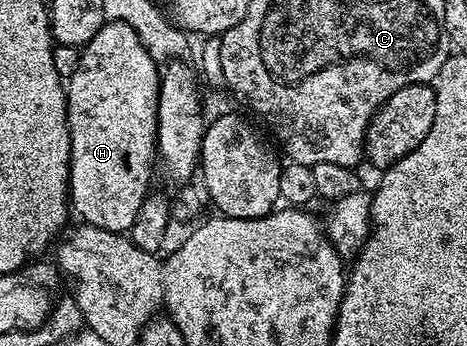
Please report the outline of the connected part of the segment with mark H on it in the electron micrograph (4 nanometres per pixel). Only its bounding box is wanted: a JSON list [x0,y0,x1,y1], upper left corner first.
[65,21,161,234]

